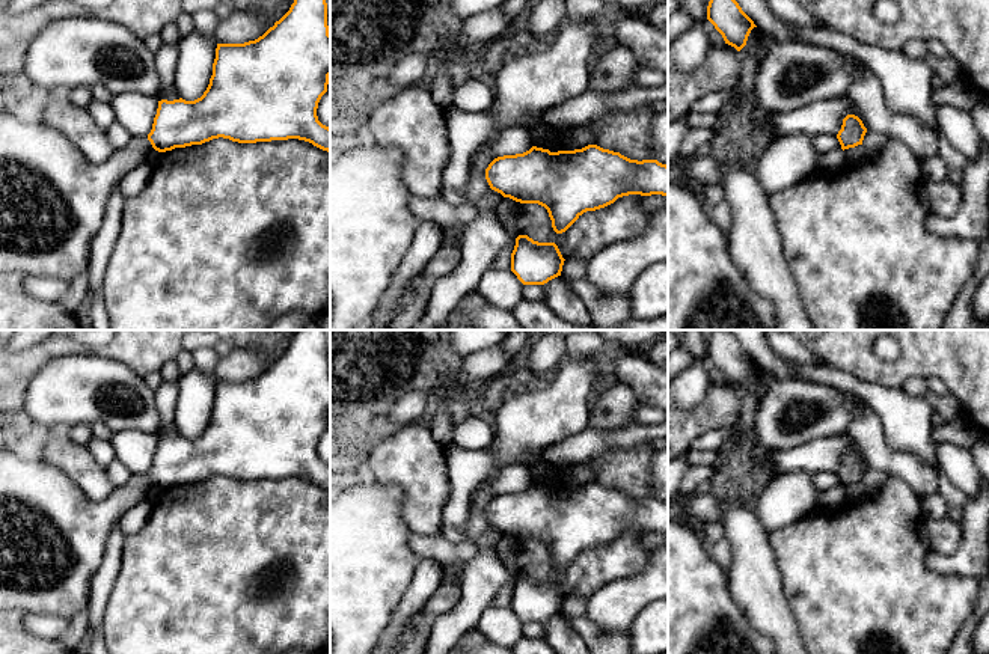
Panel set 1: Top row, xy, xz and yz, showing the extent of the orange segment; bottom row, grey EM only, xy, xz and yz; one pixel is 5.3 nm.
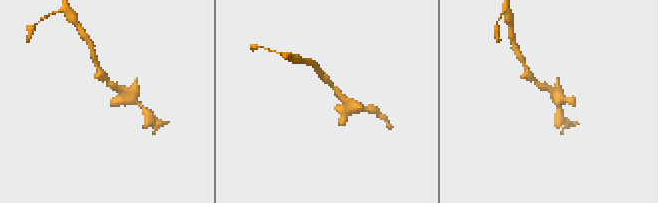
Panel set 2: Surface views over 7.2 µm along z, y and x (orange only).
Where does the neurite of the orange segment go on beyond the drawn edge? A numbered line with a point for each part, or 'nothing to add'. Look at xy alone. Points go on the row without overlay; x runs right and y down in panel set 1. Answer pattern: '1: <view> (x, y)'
1: xy (53, 537)

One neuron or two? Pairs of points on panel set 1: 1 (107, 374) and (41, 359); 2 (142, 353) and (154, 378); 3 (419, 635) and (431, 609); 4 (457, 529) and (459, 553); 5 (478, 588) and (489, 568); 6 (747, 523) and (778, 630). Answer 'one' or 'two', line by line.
1: two
2: two
3: one
4: two
5: one
6: one

